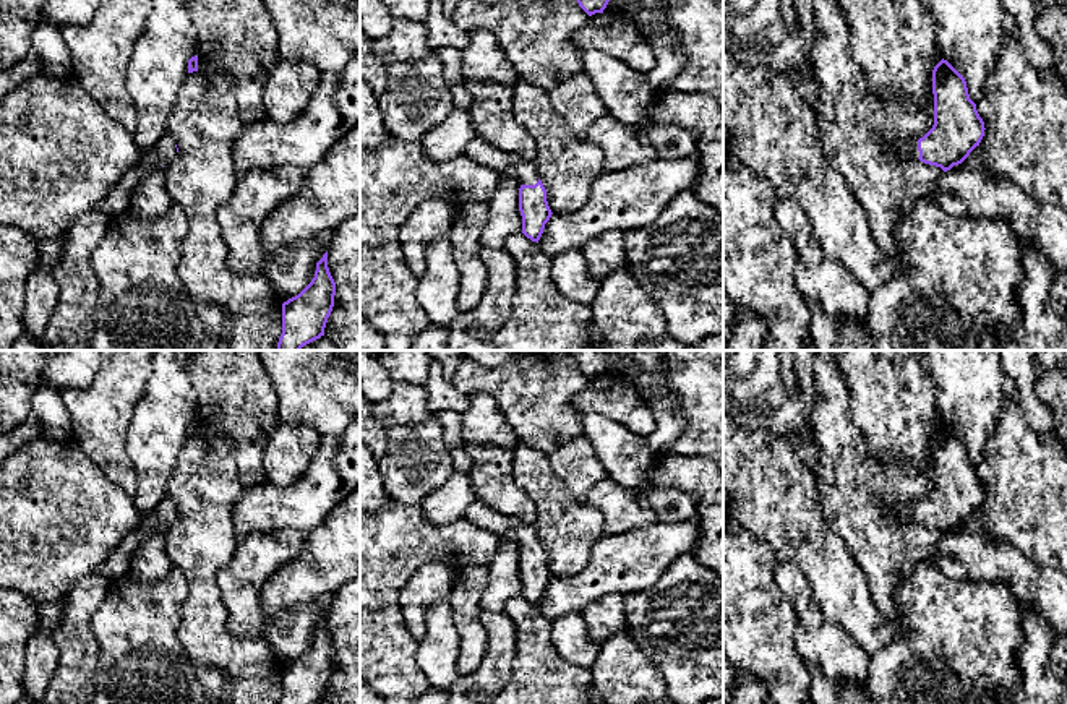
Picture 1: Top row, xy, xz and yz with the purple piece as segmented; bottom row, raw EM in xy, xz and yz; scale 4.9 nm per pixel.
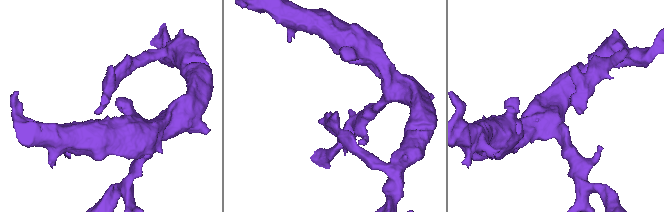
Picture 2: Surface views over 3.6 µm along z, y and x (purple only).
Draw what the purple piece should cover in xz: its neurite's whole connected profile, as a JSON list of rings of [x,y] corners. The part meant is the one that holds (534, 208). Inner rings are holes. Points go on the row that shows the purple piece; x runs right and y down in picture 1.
[[[477,136],[465,146],[464,154],[499,175],[511,169],[521,175],[519,211],[522,216],[522,234],[538,243],[553,212],[546,201],[546,190],[538,178],[535,161],[521,161],[517,156],[496,149]]]

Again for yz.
[[[944,58],[932,70],[932,94],[934,125],[923,138],[911,141],[906,152],[947,172],[979,146],[986,128],[965,78]]]

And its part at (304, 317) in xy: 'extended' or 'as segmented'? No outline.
as segmented

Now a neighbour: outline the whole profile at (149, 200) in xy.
[[[162,167],[138,183],[128,198],[128,211],[135,212],[144,221],[159,219],[172,204],[174,200],[165,190],[165,174]]]

